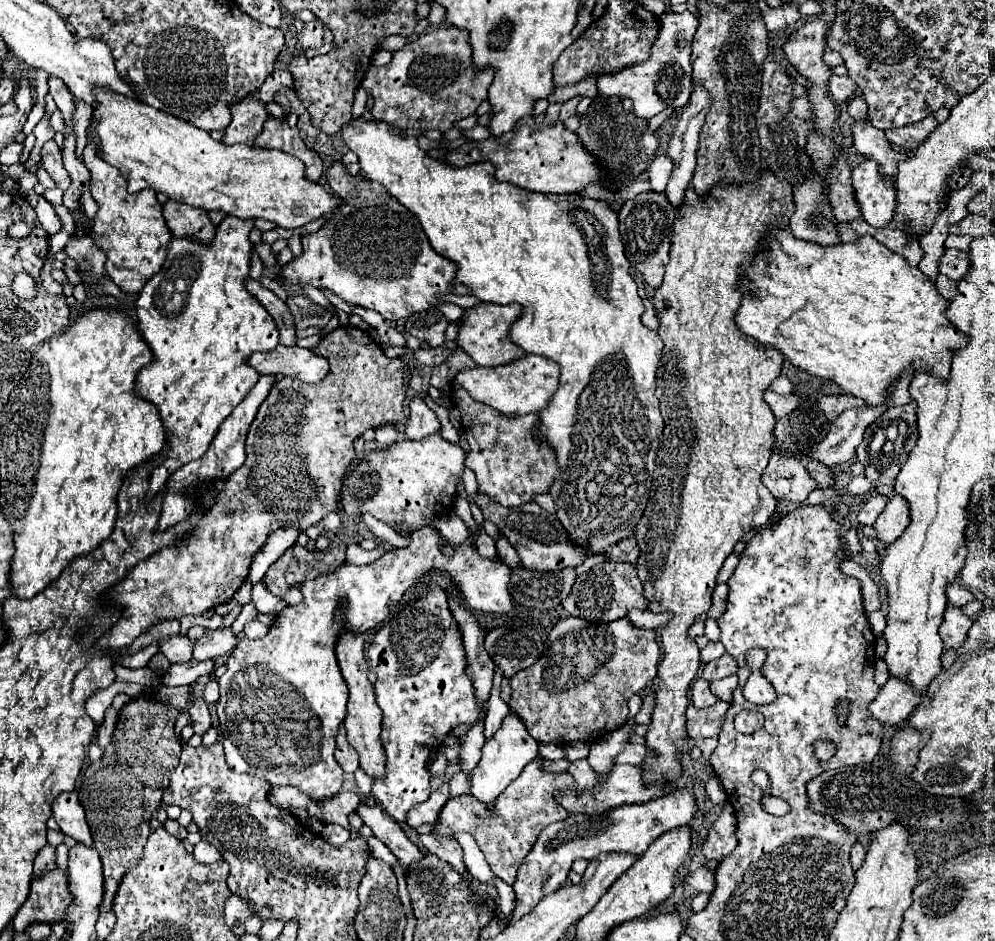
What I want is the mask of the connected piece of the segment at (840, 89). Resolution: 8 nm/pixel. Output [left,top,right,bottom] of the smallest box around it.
[829,76,857,104]

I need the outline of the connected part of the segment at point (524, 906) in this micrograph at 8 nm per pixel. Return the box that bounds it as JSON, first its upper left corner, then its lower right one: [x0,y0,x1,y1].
[507,786,697,924]

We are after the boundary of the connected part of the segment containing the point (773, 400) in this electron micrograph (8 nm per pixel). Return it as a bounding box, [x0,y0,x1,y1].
[765,390,797,416]

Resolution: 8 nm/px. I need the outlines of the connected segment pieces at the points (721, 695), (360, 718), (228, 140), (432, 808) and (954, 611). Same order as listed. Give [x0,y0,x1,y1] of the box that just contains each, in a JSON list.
[[711,676,737,702],[335,628,385,778],[223,92,269,146],[405,761,461,828],[939,606,973,650]]

